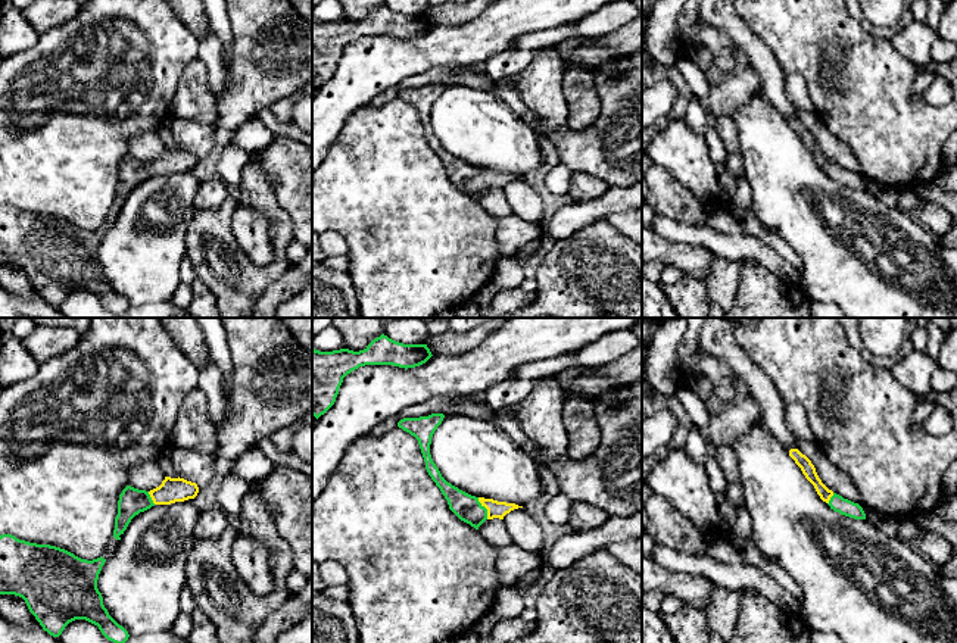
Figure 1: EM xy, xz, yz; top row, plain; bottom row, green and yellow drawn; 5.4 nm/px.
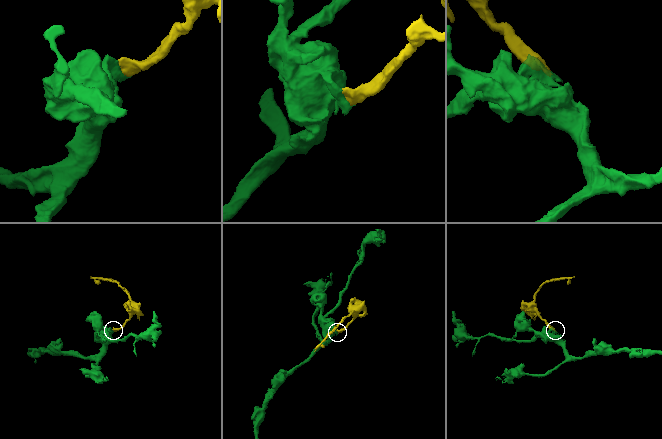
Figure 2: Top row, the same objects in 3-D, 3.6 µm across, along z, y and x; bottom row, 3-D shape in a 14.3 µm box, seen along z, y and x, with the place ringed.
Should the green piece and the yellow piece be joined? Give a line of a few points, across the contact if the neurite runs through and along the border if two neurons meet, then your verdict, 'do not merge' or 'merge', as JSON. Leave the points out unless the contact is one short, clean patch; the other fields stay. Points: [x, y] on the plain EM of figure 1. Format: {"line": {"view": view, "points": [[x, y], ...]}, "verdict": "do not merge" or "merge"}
{"line": {"view": "xz", "points": [[467, 178], [485, 178], [495, 180]]}, "verdict": "merge"}

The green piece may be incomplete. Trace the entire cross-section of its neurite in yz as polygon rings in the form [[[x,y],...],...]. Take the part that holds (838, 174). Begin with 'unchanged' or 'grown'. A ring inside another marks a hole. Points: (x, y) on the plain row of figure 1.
grown; [[[791,119],[789,127],[795,131],[795,134],[801,138],[805,149],[814,156],[817,165],[823,172],[826,172],[830,180],[839,182],[841,185],[854,188],[854,190],[866,190],[866,184],[858,174],[854,174],[842,166],[829,160],[822,150],[819,149],[814,135],[811,131],[802,125],[798,119]]]

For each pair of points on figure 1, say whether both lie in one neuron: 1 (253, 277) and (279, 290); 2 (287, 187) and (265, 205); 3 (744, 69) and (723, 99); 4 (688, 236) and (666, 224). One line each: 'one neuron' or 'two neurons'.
1: two neurons
2: two neurons
3: one neuron
4: one neuron

